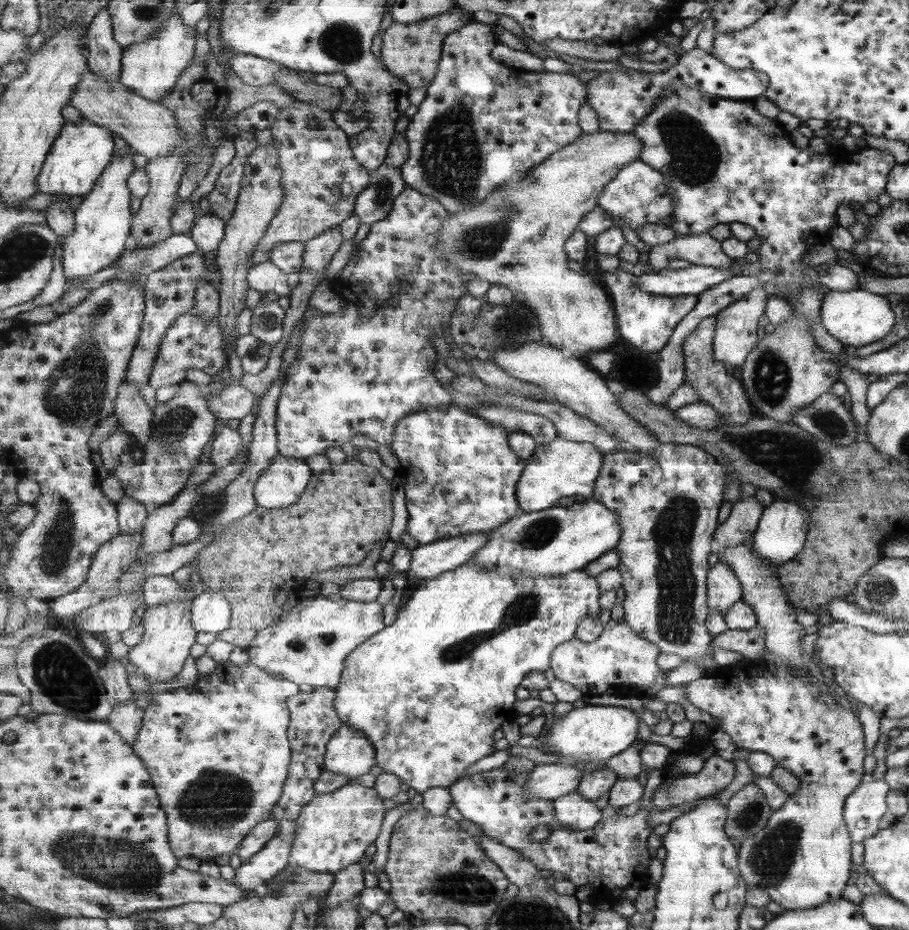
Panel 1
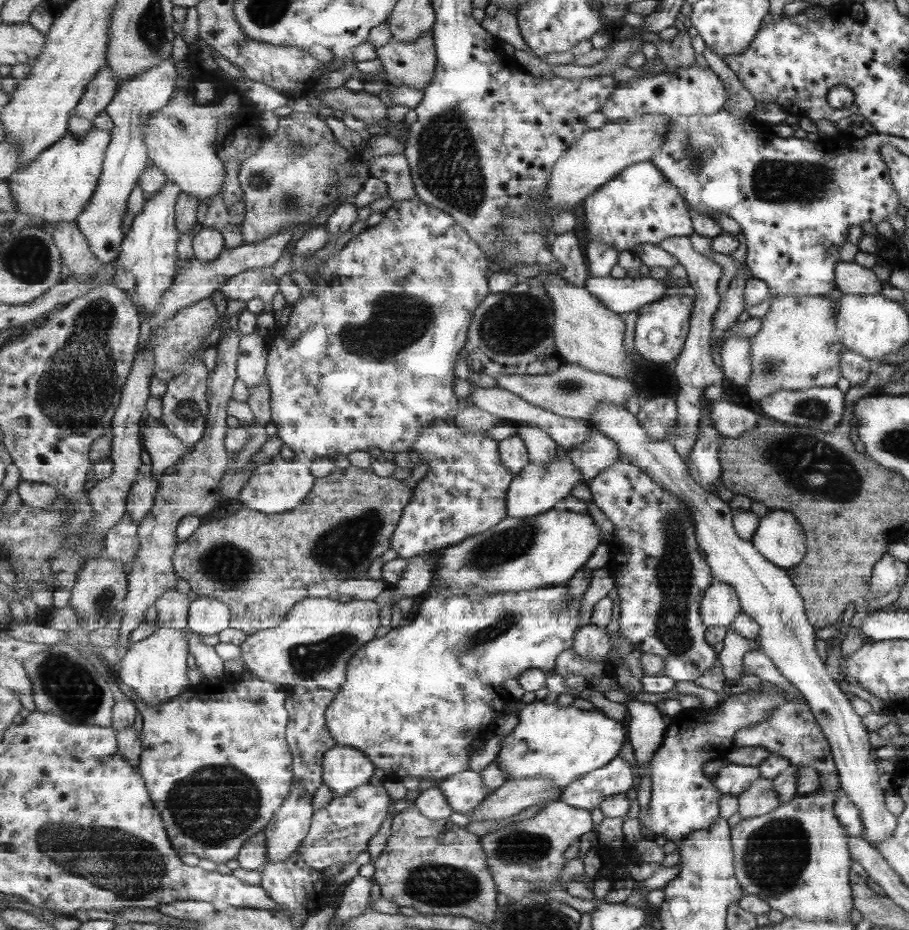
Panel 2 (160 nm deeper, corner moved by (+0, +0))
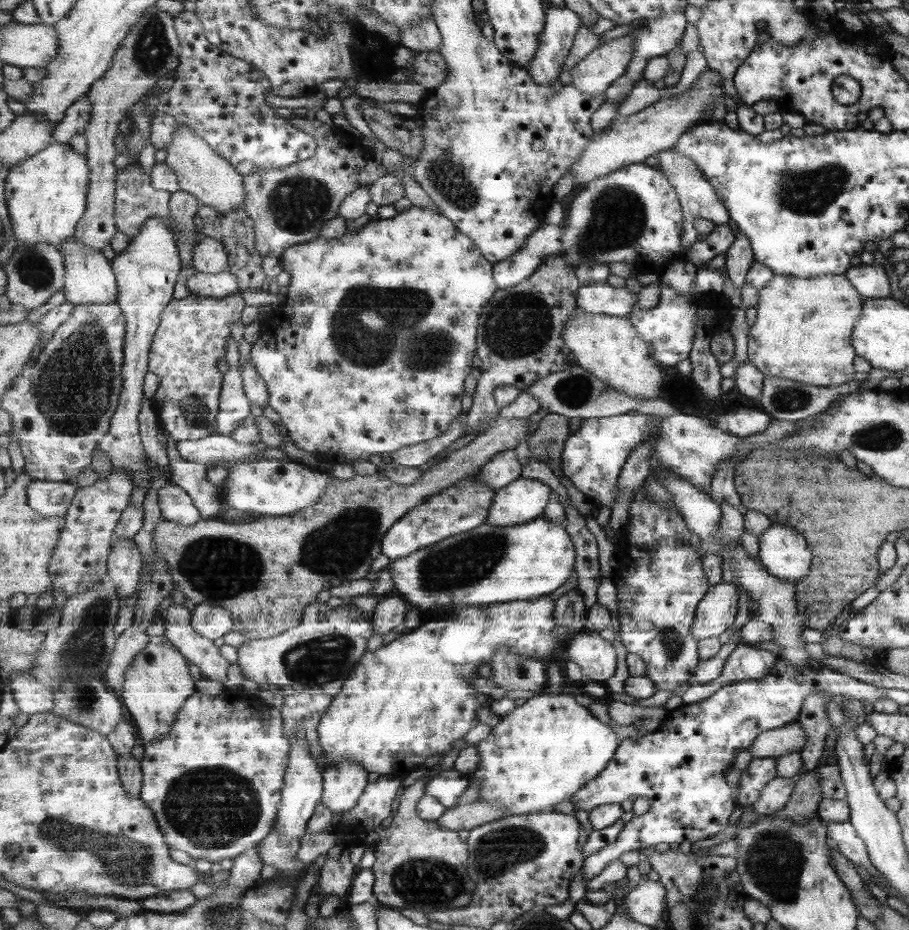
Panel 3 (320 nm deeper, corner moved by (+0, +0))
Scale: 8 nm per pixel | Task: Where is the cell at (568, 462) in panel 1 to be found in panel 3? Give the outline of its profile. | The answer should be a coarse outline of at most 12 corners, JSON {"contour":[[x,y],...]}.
{"contour":[[523,476],[495,493],[487,524],[543,516],[552,488]]}

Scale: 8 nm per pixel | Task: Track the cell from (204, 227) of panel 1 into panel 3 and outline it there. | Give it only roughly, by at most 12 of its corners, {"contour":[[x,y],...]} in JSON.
{"contour":[[207,237],[194,248],[198,272],[230,269],[225,245]]}

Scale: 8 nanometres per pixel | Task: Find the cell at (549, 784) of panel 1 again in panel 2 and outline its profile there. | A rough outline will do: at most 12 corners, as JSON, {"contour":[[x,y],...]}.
{"contour":[[547,777],[507,781],[470,821],[503,820],[563,791]]}

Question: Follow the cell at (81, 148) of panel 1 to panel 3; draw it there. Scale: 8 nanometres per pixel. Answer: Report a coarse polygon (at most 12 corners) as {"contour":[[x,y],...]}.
{"contour":[[51,143],[13,166],[17,244],[61,247],[87,212],[91,169]]}

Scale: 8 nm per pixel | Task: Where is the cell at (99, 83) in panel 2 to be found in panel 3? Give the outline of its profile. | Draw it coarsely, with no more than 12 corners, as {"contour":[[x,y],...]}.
{"contour":[[85,95],[67,108],[54,140],[70,144],[86,132],[92,104]]}

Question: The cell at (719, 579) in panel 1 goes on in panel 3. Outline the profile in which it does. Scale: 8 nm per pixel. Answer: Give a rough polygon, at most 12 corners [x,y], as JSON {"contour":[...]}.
{"contour":[[724,580],[711,586],[692,624],[697,640],[734,625],[739,591]]}

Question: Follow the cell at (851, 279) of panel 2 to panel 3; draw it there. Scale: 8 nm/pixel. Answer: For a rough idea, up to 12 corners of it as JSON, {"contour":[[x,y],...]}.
{"contour":[[850,266],[843,276],[863,299],[890,297],[883,266]]}

